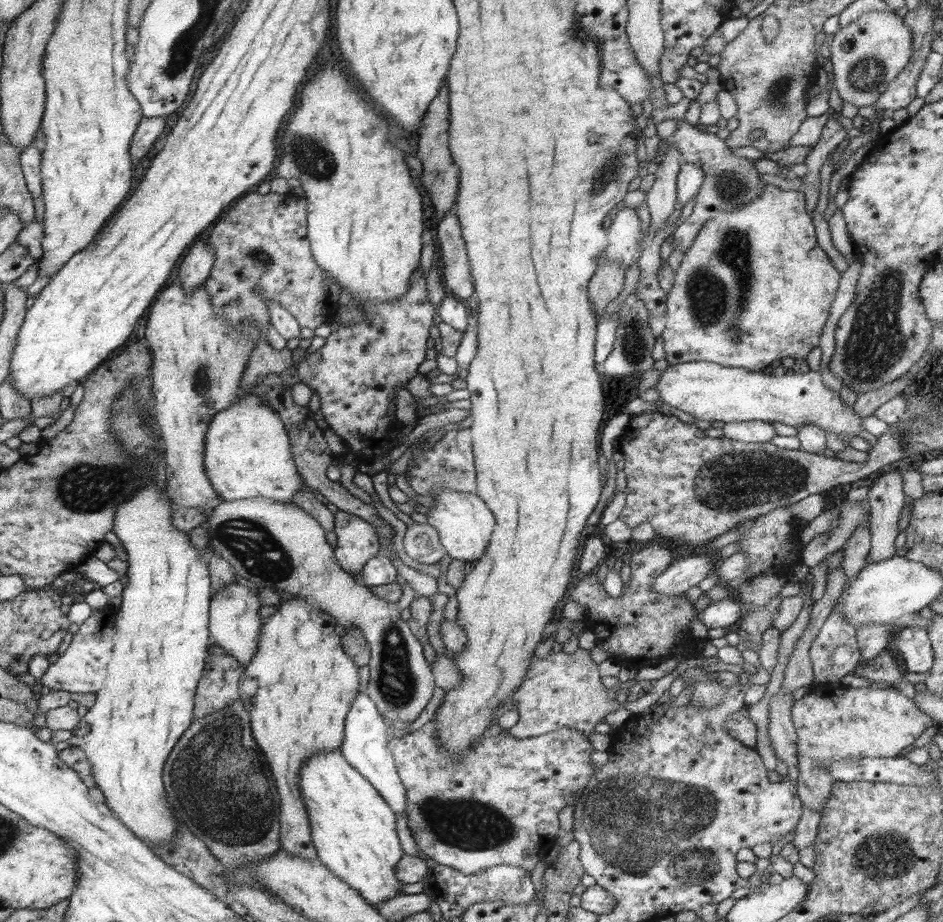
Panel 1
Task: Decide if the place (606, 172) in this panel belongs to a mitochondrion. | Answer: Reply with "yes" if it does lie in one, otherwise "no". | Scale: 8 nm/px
yes

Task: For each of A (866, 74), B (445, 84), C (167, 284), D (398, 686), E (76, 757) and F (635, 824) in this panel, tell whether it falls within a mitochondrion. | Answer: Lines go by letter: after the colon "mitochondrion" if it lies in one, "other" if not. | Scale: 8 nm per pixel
A: mitochondrion
B: other
C: other
D: mitochondrion
E: other
F: mitochondrion

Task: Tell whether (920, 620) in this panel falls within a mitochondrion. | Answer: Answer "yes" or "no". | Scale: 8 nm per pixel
no

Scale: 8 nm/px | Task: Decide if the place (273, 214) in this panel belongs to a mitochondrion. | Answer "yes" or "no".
no

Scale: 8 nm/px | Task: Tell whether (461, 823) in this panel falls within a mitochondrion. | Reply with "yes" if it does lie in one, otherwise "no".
yes

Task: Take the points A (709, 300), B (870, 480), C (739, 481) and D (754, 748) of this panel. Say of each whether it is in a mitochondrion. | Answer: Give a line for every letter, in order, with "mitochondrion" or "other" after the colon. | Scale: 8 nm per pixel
A: mitochondrion
B: other
C: mitochondrion
D: other

